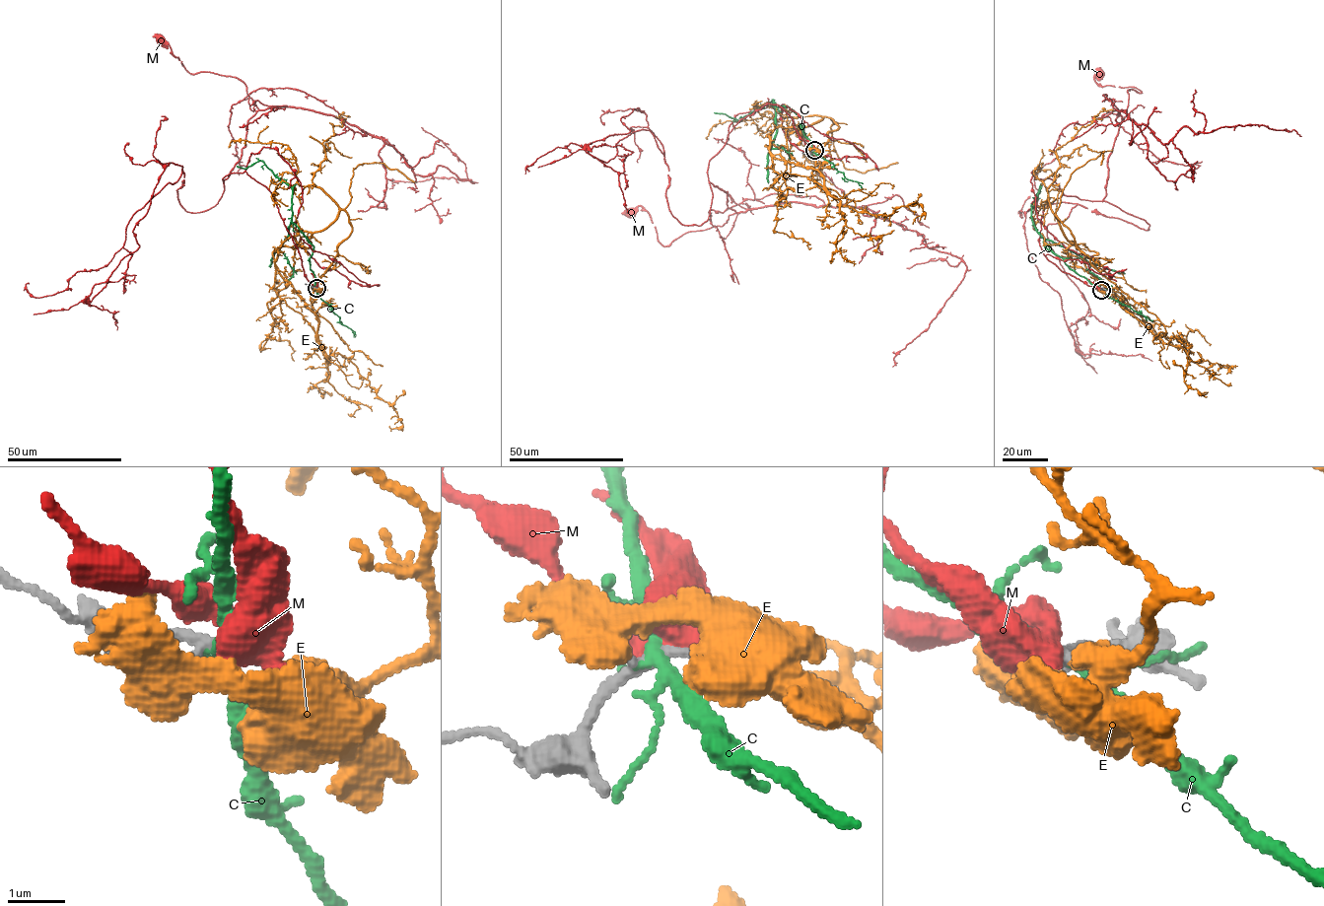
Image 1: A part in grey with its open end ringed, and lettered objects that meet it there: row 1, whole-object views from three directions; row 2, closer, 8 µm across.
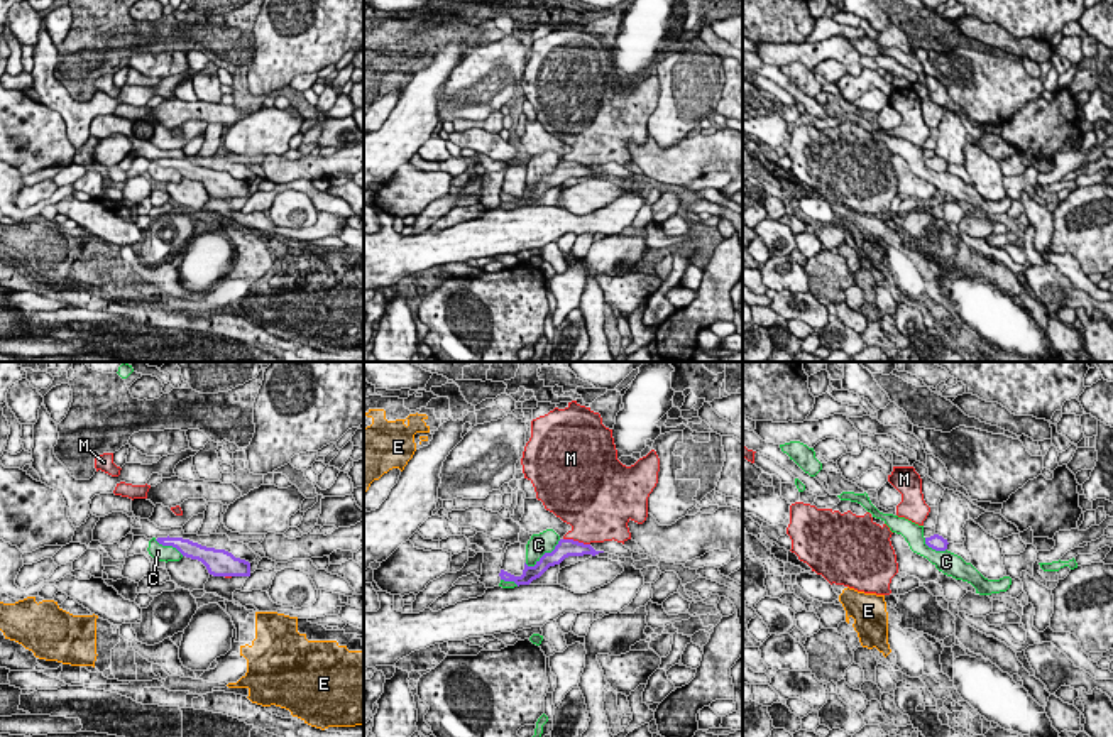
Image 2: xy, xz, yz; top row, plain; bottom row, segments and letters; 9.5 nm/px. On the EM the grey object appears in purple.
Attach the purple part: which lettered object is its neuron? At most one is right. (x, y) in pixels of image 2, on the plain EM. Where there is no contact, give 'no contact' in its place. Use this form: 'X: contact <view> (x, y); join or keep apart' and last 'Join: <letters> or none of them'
C: contact xz (543, 176); keep apart
E: no contact; join
M: contact xz (577, 163); keep apart
Join: E

